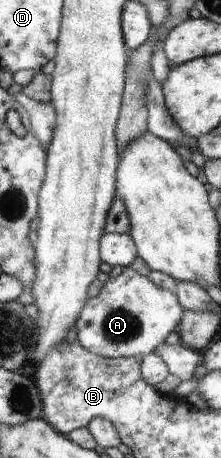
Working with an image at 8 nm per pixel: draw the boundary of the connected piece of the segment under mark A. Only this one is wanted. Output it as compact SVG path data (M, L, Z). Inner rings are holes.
M128 266L119 277L109 277L96 297L87 299L76 322L77 341L101 357L142 360L167 342L183 313L175 293L155 285L148 276L141 276Z

